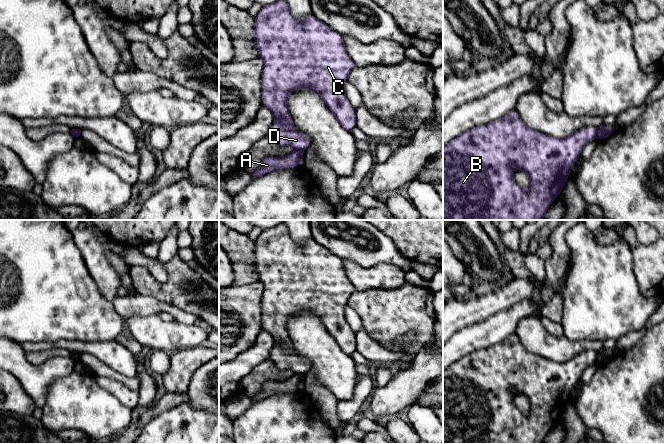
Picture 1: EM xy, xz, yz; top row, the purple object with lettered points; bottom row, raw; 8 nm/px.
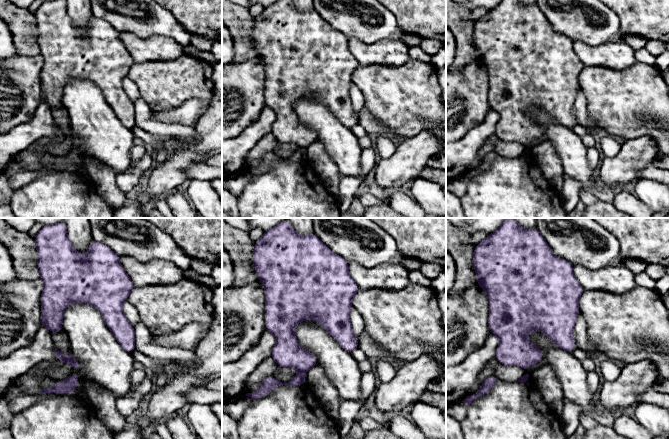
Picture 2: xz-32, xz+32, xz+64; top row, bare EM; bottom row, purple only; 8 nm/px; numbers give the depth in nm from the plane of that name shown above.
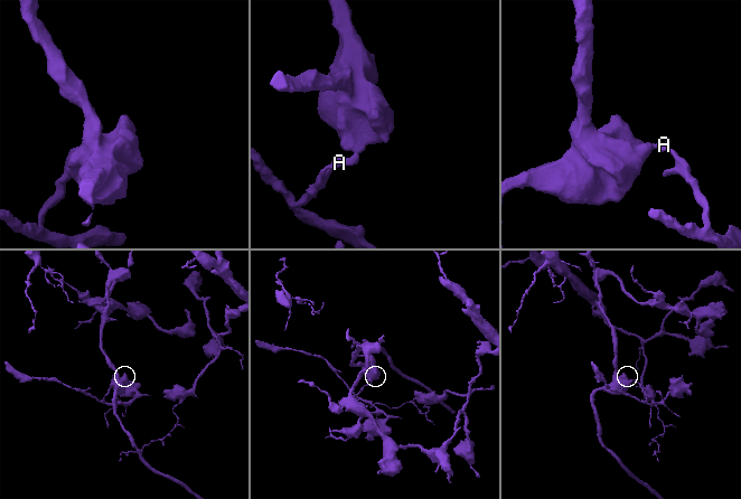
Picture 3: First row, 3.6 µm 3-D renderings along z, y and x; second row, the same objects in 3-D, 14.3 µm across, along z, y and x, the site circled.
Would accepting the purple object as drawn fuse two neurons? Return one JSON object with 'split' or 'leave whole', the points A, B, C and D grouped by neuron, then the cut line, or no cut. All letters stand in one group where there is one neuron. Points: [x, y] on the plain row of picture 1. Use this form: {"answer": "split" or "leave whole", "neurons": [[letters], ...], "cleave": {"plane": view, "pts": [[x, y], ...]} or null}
{"answer": "split", "neurons": [["A"], ["B", "C", "D"]], "cleave": {"plane": "xz", "pts": [[295, 373], [302, 375]]}}

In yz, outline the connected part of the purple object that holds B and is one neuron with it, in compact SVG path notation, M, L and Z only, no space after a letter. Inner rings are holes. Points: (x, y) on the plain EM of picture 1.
M516 334L510 335L498 344L464 355L458 361L450 364L443 370L443 444L543 444L546 435L561 417L565 406L571 398L571 392L579 383L583 372L596 361L597 353L593 350L583 351L572 359L564 362L546 359L529 352ZM514 393L523 394L529 399L530 408L527 415L523 414L517 406L513 404Z

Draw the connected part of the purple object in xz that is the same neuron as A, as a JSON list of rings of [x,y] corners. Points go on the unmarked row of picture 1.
[[[294,374],[285,381],[267,380],[261,383],[260,391],[252,397],[257,402],[276,393],[296,392],[302,388],[303,375]]]

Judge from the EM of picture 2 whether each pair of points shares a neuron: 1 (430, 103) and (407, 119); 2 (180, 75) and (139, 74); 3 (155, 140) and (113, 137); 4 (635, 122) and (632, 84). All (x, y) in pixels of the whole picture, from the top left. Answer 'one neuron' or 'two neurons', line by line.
1: one neuron
2: one neuron
3: two neurons
4: one neuron

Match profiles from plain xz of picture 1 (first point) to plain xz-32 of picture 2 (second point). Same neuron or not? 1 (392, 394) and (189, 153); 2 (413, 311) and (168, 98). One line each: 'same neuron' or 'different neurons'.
1: same neuron
2: same neuron

